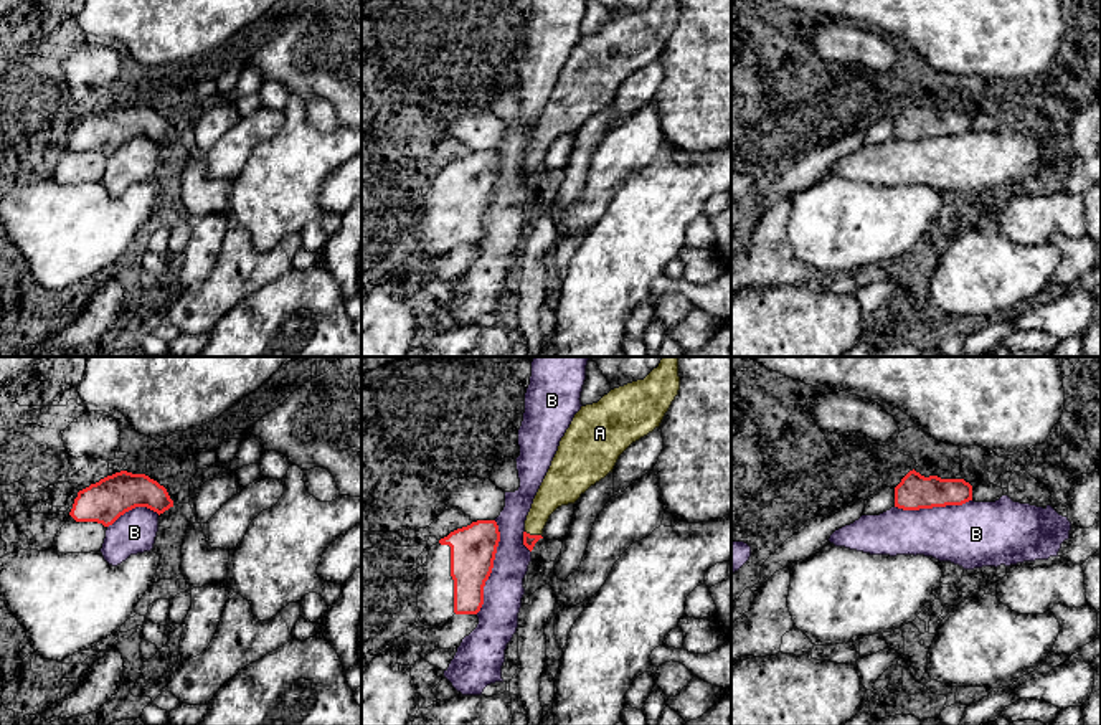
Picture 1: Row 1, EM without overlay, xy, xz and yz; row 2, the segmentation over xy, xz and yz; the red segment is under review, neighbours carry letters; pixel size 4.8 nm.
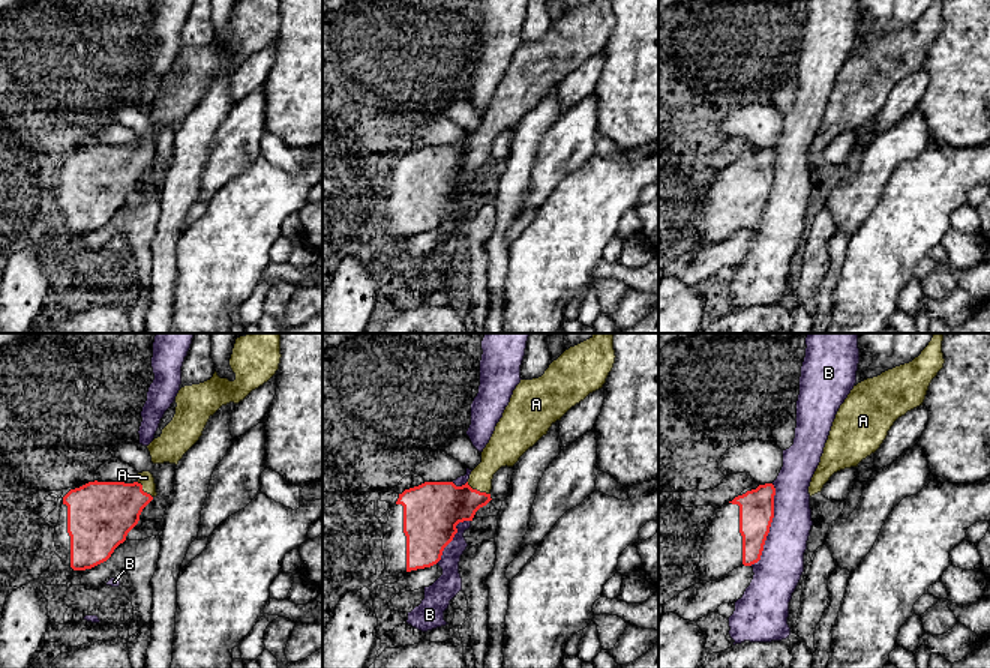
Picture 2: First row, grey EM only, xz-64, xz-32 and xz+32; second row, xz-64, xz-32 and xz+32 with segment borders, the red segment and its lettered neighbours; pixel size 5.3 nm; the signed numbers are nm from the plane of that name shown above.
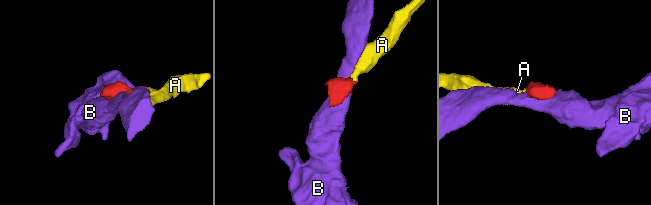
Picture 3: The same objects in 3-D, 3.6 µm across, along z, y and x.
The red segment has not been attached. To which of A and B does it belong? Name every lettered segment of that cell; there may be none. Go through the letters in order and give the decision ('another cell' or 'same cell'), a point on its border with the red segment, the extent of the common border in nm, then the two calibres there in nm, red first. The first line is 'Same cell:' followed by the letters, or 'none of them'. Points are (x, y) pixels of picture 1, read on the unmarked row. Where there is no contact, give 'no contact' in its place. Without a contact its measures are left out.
Same cell: A
A: same cell | xz (533, 165) | 80 nm | 60/160 nm
B: another cell | xz (492, 197) | 460 nm | 220/190 nm

